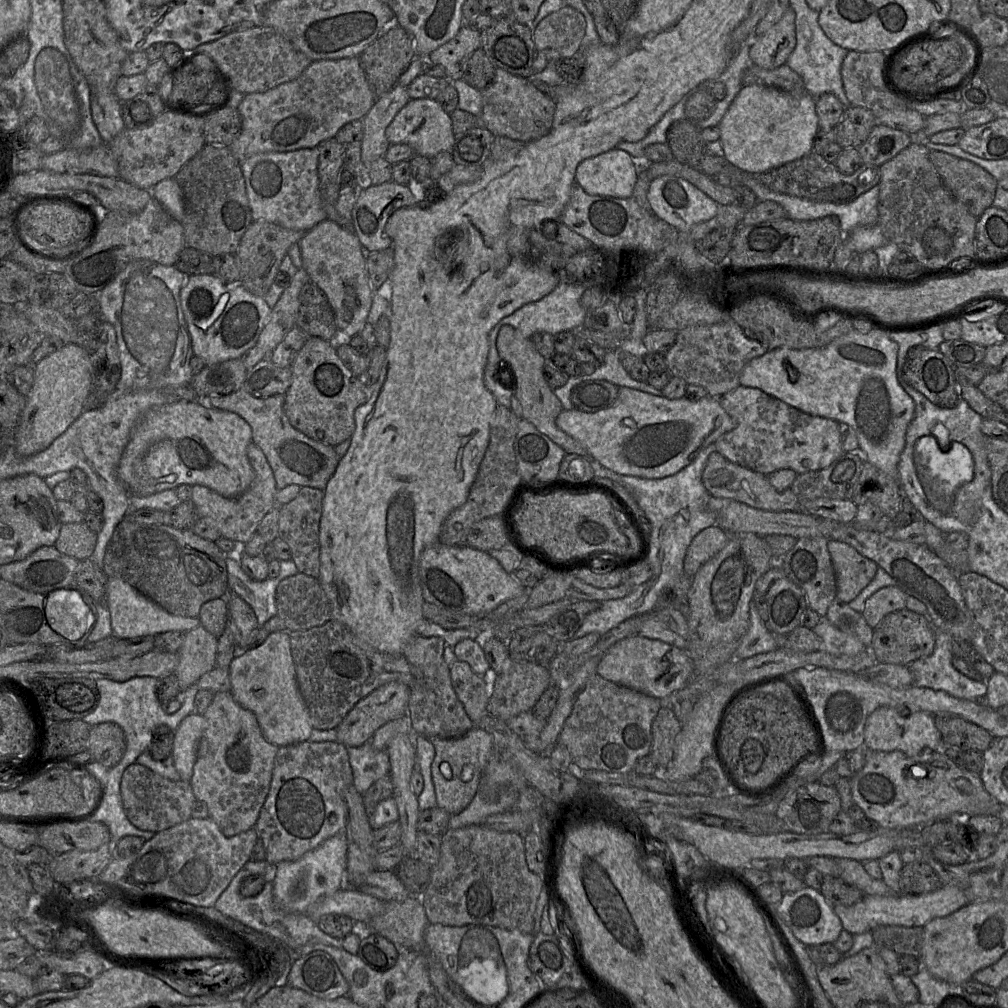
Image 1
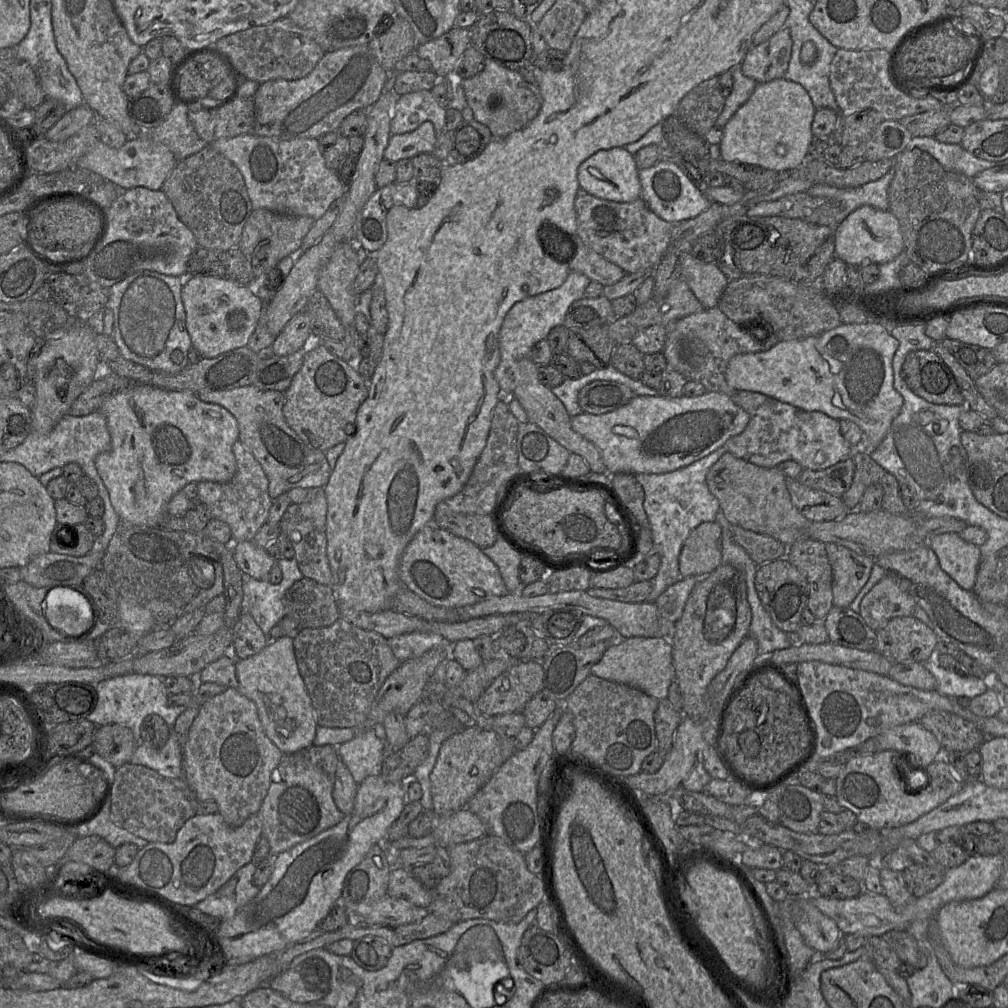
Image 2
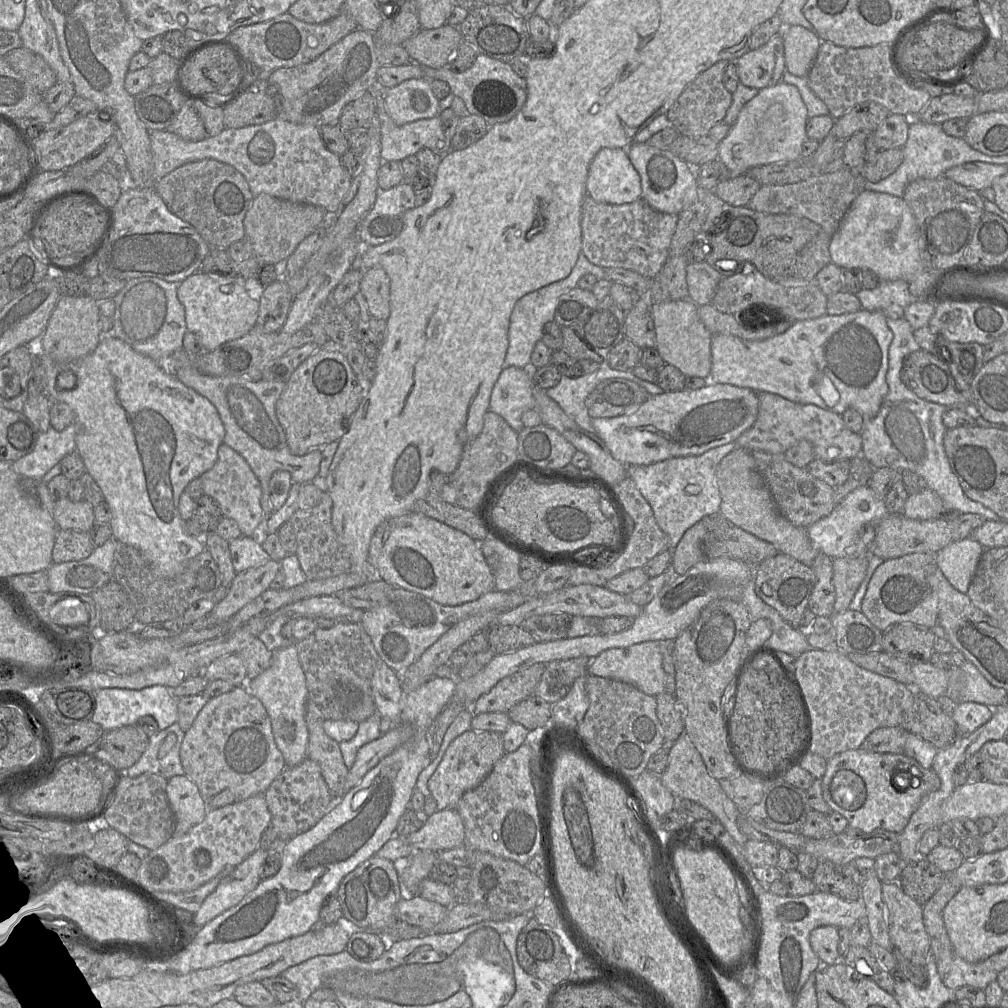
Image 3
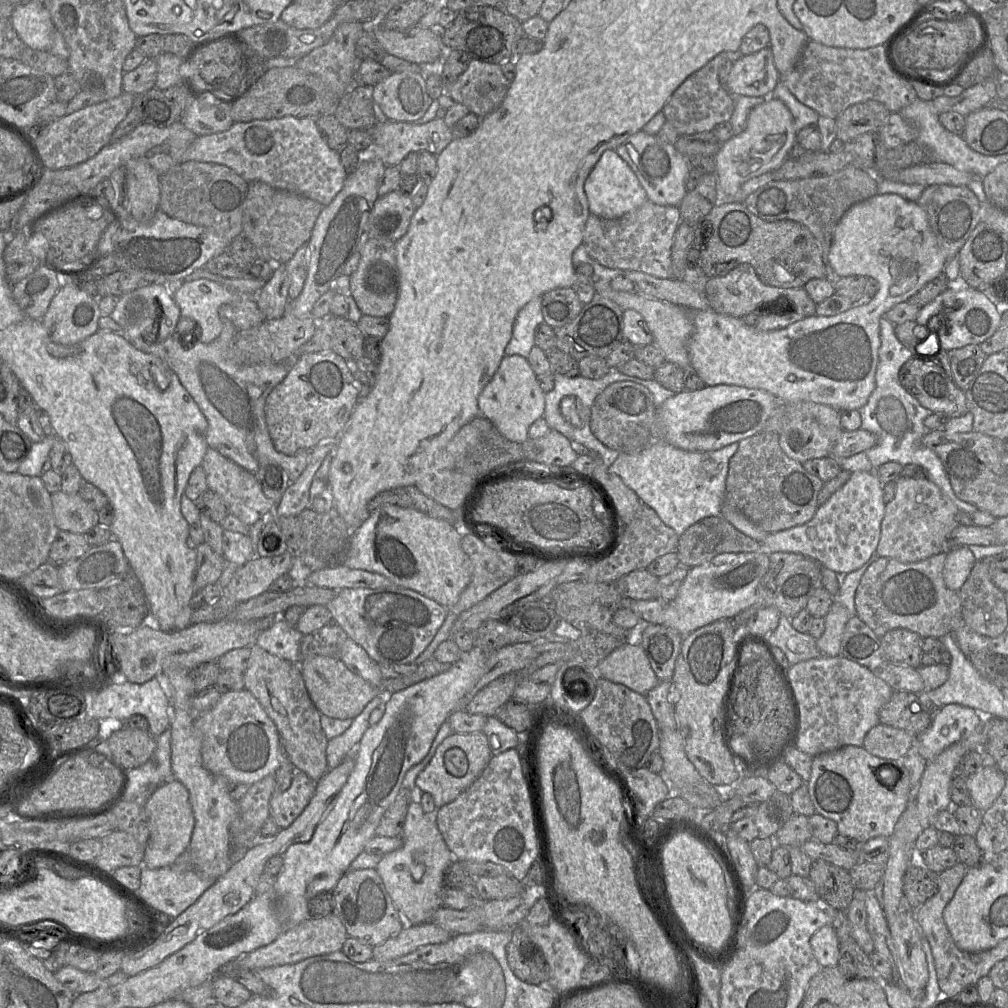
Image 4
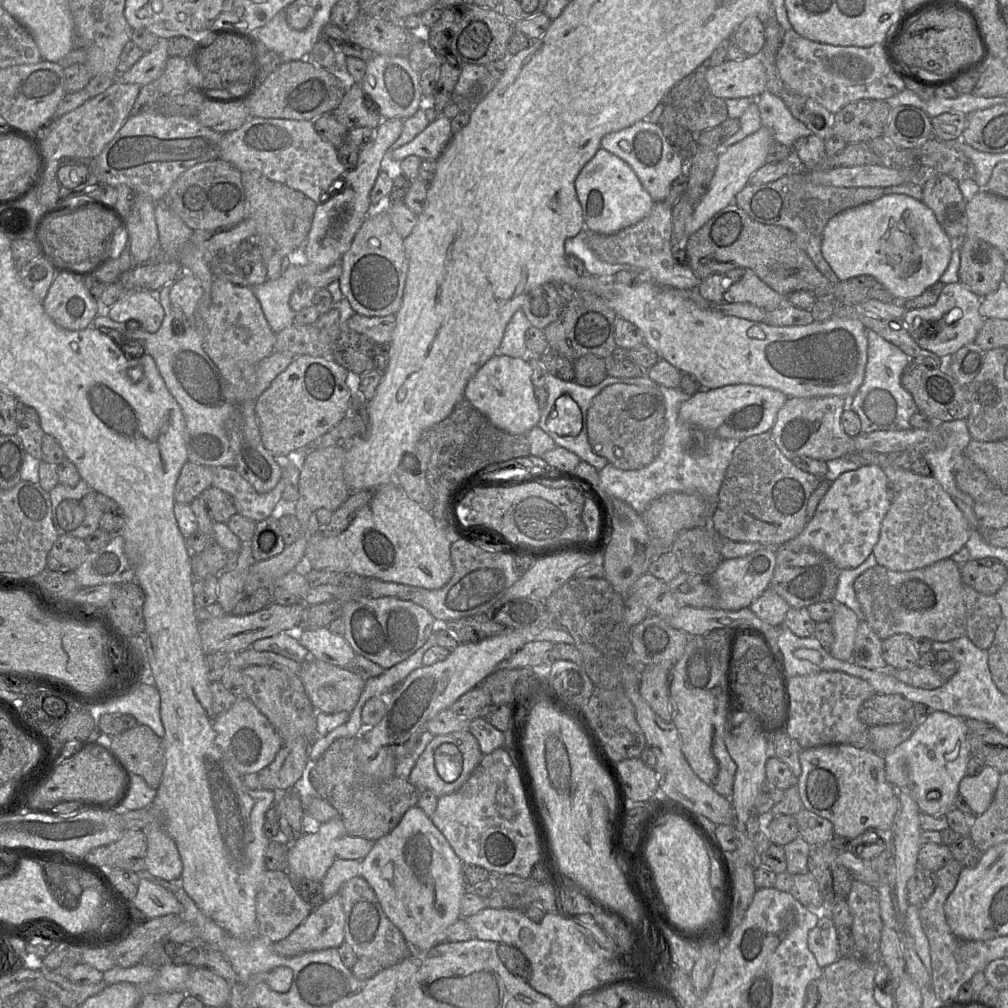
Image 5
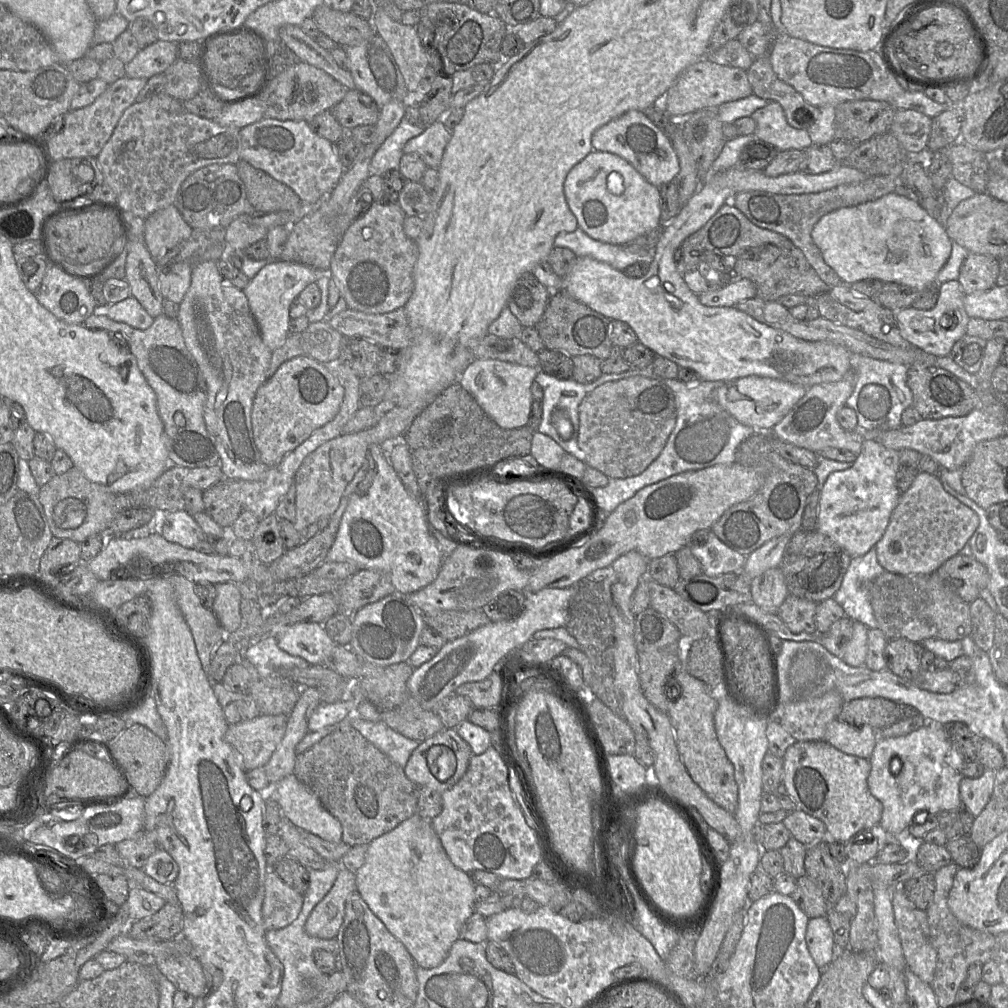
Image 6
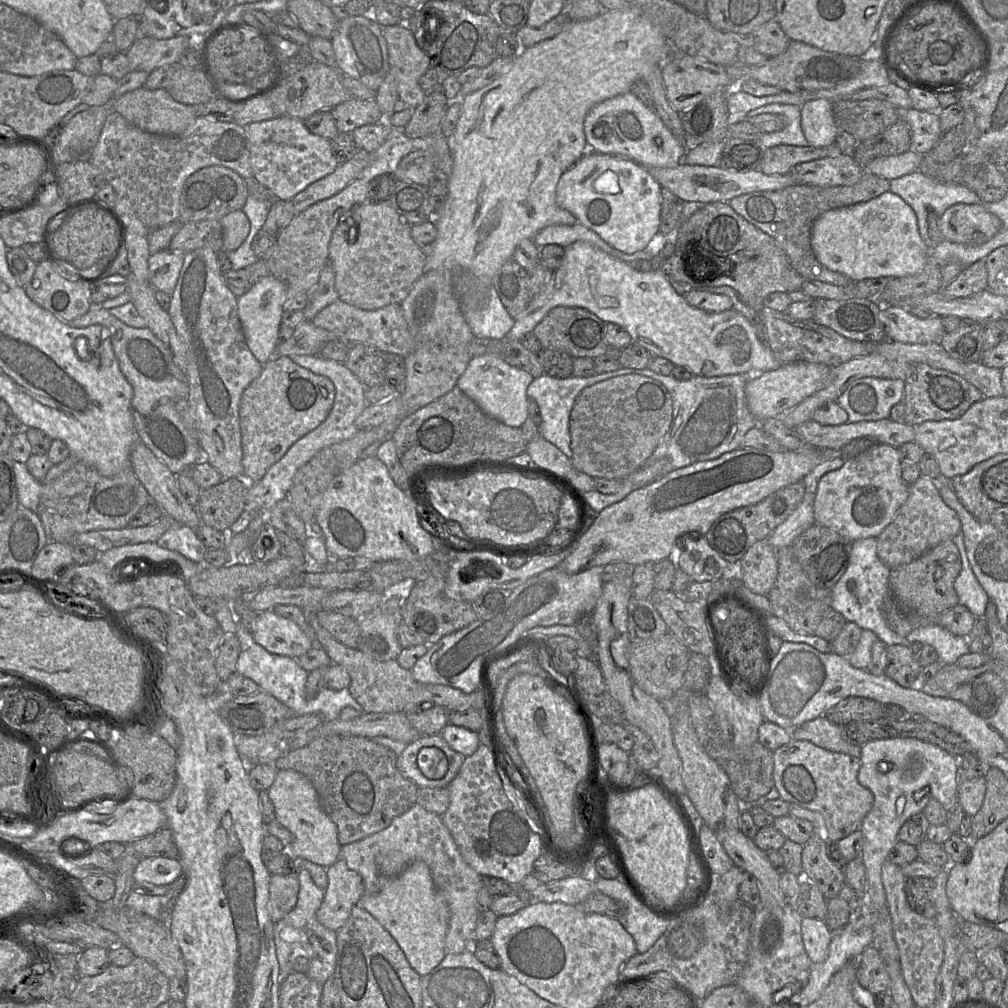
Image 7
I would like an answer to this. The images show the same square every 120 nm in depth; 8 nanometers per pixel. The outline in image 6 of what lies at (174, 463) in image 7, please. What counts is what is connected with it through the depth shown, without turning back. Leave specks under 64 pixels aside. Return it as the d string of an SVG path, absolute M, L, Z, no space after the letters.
M162 313L145 330L117 322L107 315L90 315L84 326L92 330L106 330L125 341L125 346L136 358L137 365L154 390L158 414L163 422L164 434L171 465L198 468L220 464L220 456L212 436L207 431L203 412L207 400L207 383L194 357L185 345L177 318Z

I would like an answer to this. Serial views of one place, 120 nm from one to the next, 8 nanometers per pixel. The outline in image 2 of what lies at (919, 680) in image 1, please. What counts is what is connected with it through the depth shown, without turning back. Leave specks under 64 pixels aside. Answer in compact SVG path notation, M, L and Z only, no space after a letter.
M931 655L925 662L925 668L936 679L936 691L947 697L974 698L986 692L988 689L983 679L967 675L961 676L941 667L937 660L937 655Z

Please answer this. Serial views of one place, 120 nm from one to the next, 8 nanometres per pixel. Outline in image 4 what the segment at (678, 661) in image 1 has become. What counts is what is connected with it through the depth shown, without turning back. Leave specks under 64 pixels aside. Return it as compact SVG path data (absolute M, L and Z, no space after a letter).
M632 640L605 657L596 674L645 696L660 682L642 646Z

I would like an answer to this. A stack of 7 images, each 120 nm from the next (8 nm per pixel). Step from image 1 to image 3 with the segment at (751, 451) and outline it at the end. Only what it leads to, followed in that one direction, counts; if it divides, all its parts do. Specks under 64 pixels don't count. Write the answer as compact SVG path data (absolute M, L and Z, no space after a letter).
M759 392L758 415L753 425L744 431L737 439L736 444L740 448L747 450L759 450L773 454L785 453L787 449L801 440L807 440L814 447L815 459L825 463L833 463L841 460L852 460L862 453L862 437L859 433L854 433L846 427L841 415L829 412L813 404L800 404L787 400L779 395Z

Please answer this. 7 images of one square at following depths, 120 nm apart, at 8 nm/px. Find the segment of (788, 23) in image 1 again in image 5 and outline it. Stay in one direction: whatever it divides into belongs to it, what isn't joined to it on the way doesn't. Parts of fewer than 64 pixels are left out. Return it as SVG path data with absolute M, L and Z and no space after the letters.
M760 55L711 66L706 72L711 93L722 99L757 97L766 91L767 74Z

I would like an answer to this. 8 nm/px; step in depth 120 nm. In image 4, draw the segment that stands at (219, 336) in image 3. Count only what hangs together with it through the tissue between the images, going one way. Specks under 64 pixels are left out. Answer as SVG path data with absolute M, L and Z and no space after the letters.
M208 279L186 280L174 286L171 291L181 315L191 318L201 328L199 341L202 343L210 343L220 335L224 321L219 315L219 308L230 303L234 293L238 292Z

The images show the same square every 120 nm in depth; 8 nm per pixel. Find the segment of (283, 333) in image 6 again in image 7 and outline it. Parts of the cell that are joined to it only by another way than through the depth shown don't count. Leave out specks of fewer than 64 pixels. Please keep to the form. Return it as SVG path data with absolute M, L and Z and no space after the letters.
M270 274L259 280L247 293L238 298L238 316L246 343L255 358L263 365L275 353L287 291L287 285Z

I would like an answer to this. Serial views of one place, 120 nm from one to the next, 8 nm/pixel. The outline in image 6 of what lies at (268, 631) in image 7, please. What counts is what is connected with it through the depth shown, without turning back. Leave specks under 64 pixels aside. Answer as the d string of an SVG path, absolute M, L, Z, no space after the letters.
M300 622L285 626L275 635L278 646L285 652L304 658L310 665L321 665L338 645L323 624Z

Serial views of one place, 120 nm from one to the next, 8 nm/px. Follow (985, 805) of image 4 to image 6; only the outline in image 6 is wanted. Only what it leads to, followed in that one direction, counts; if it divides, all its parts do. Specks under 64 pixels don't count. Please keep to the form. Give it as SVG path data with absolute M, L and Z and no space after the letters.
M986 769L980 777L968 778L964 776L960 782L961 802L968 807L974 817L983 811L991 798L995 771Z

